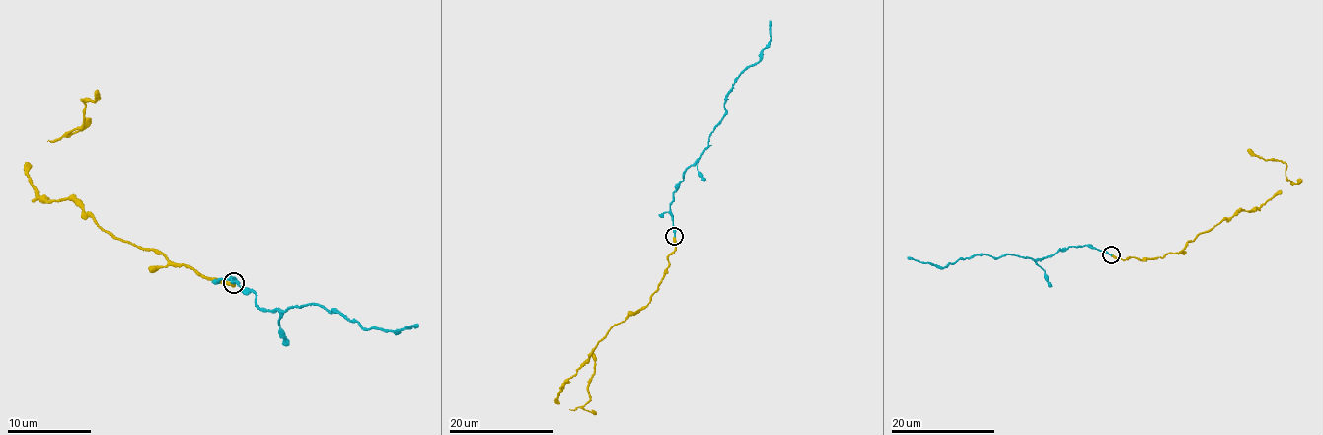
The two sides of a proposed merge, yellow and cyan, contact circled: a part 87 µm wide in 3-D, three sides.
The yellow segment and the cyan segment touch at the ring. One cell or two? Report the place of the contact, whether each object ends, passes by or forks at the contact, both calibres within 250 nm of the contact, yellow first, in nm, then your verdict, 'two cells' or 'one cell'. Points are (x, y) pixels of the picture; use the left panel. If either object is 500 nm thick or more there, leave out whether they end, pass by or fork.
(233, 283) | yellow ends | cyan ends | 320/240 nm | one cell

